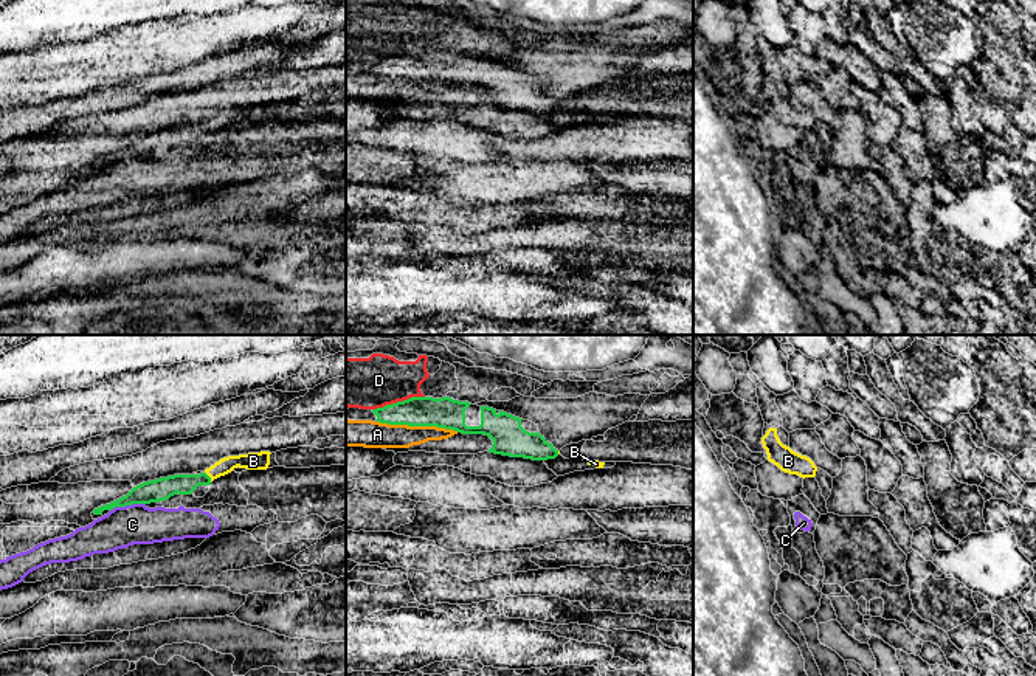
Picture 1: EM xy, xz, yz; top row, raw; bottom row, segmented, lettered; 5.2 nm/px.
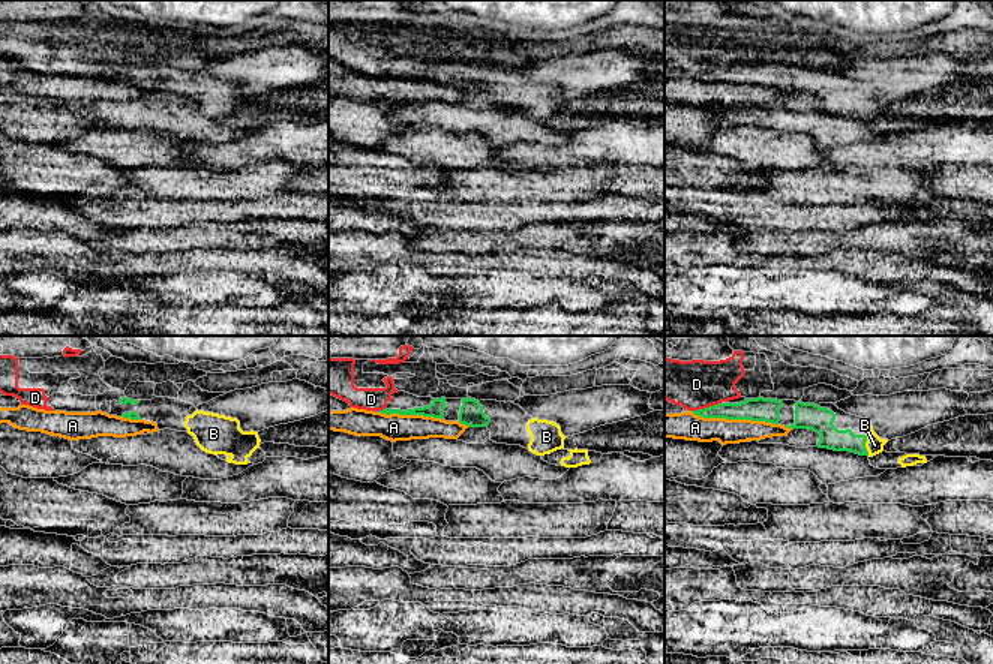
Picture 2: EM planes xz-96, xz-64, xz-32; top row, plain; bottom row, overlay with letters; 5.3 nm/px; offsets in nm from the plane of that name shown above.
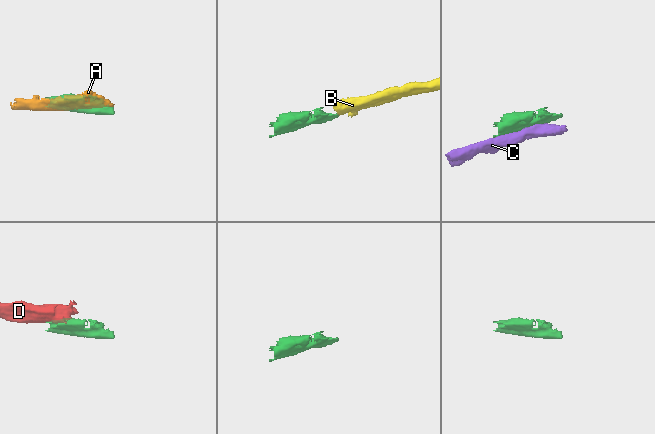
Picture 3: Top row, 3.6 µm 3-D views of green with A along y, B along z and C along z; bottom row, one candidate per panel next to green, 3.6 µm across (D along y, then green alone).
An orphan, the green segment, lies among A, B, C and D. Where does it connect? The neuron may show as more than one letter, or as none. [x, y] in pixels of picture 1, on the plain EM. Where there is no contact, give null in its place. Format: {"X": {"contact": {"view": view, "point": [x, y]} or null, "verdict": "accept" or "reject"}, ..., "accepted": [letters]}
{"A": {"contact": {"view": "xz", "point": [417, 78]}, "verdict": "reject"}, "B": {"contact": {"view": "xy", "point": [208, 129]}, "verdict": "accept"}, "C": {"contact": {"view": "xy", "point": [129, 157]}, "verdict": "reject"}, "D": {"contact": {"view": "xz", "point": [397, 55]}, "verdict": "reject"}, "accepted": ["B"]}

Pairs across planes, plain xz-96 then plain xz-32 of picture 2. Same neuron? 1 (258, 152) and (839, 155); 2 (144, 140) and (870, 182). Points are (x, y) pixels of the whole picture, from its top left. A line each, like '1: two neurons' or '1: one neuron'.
1: one neuron
2: two neurons

